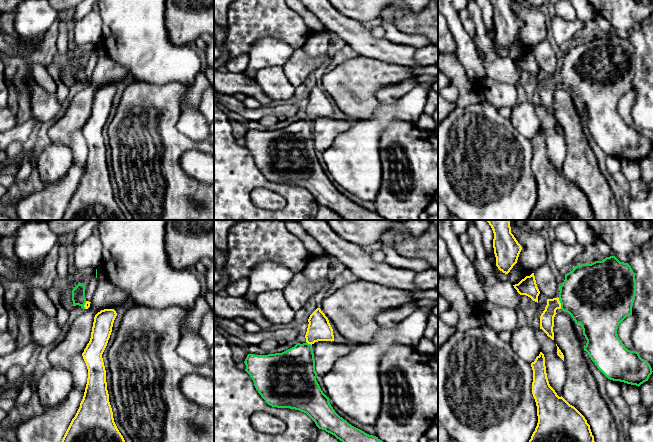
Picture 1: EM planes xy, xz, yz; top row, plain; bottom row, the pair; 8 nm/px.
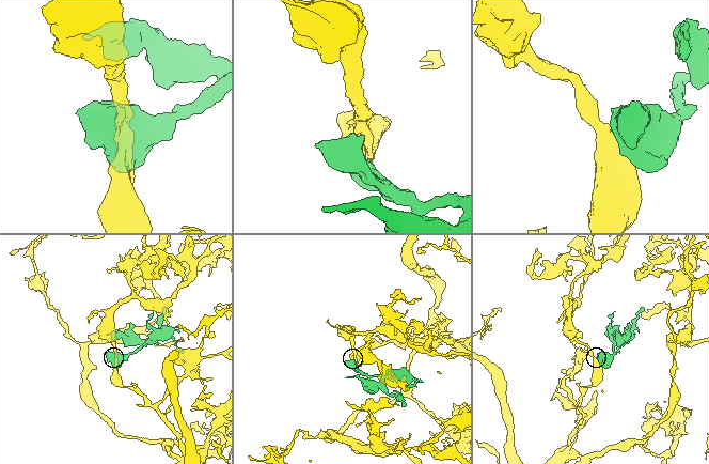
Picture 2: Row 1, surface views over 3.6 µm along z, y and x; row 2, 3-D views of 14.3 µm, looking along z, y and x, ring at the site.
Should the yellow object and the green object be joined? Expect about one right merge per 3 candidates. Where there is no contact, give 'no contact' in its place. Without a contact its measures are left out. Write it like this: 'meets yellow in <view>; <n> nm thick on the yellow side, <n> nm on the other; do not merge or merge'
meets yellow in yz; 110 nm thick on the yellow side, 460 nm on the other; merge

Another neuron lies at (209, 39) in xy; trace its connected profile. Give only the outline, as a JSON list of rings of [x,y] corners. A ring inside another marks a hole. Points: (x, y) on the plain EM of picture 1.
[[[204,33],[200,38],[202,38],[207,44],[206,61],[209,67],[214,68],[214,36]]]

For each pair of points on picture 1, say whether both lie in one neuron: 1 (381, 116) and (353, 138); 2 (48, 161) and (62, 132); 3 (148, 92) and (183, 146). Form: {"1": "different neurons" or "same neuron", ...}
{"1": "same neuron", "2": "different neurons", "3": "same neuron"}

